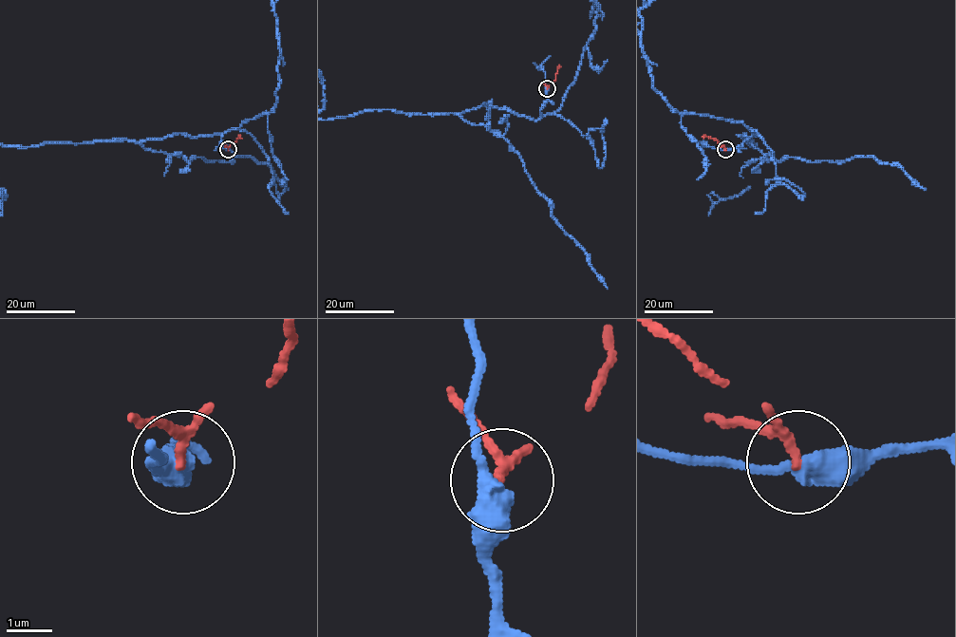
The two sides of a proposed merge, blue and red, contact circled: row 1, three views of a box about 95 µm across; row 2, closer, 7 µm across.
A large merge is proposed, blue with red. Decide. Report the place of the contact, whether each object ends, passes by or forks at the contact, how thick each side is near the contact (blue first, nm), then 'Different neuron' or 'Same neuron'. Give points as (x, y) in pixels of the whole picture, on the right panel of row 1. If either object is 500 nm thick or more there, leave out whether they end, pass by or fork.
Place: (725, 149). At the ring blue passes by. At the ring red passes by. Thickness 440 nm (blue) against 170 nm. Different neuron

